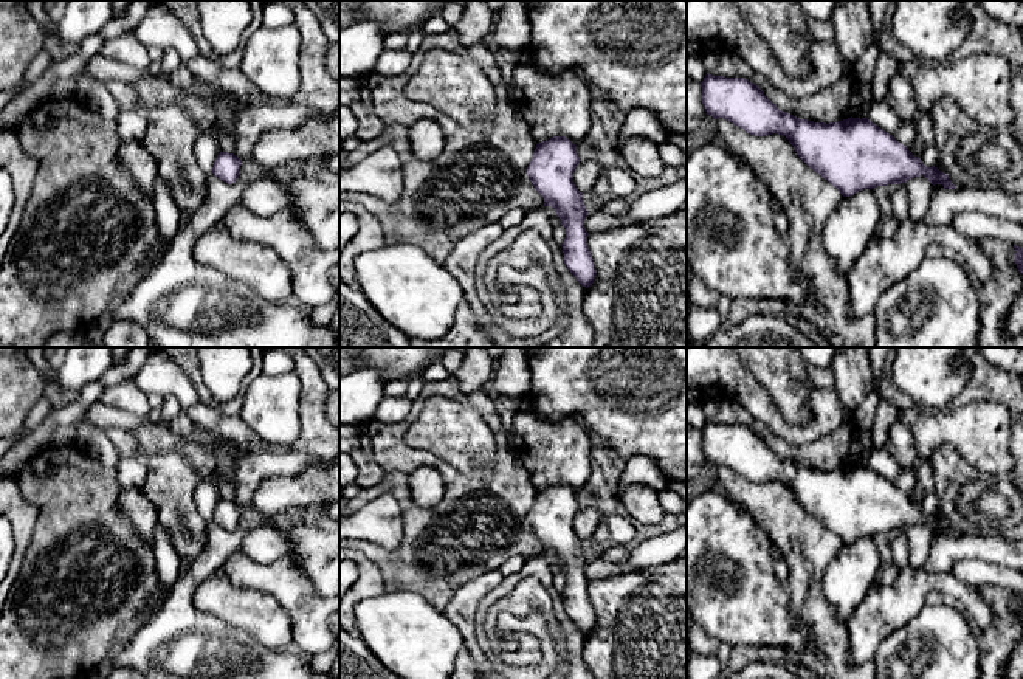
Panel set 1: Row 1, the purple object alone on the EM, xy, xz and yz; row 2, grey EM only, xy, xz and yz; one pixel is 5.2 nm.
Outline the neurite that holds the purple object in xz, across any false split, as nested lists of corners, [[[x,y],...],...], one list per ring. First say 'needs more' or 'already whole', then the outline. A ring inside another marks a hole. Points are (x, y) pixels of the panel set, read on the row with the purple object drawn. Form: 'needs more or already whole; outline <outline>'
already whole; outline [[[553,136],[536,144],[527,175],[544,197],[544,206],[552,206],[566,228],[561,245],[566,267],[583,287],[589,288],[597,270],[587,246],[589,233],[584,228],[589,211],[583,192],[574,183],[574,172],[580,161],[577,144],[566,136]]]

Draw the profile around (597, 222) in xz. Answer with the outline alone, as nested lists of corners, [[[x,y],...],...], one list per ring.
[[[592,212],[584,220],[584,228],[587,233],[603,233],[615,228],[622,228],[631,225],[625,217],[604,214],[604,212]]]

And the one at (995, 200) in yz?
[[[1004,183],[933,189],[922,223],[952,225],[963,212],[981,212],[1023,225],[1023,194],[1011,192]]]

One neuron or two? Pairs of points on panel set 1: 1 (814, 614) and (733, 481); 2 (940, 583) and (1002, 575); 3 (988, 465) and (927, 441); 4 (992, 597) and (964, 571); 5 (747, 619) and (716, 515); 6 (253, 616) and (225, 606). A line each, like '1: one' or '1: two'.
1: one
2: two
3: one
4: two
5: one
6: one

